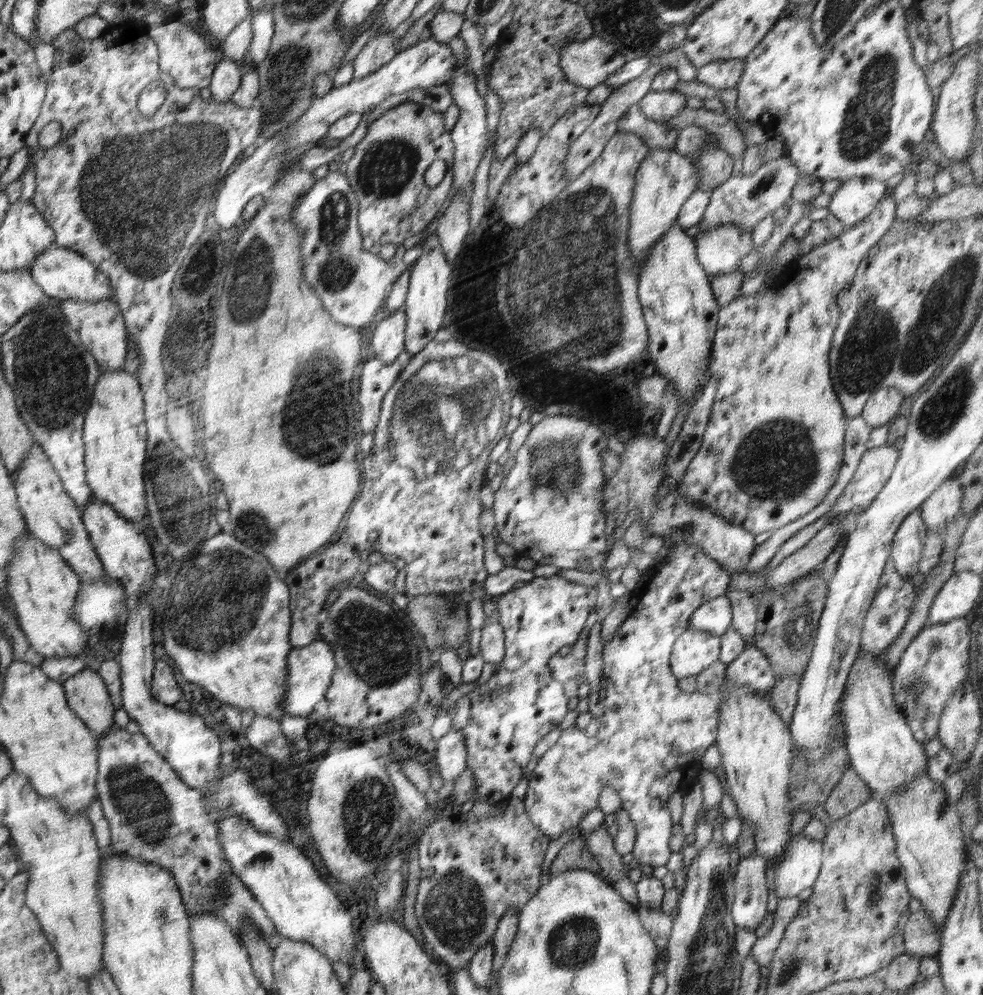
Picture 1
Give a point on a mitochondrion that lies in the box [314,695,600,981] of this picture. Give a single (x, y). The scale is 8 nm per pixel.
(454, 911)

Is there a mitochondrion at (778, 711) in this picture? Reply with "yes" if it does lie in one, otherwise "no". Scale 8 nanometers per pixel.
no

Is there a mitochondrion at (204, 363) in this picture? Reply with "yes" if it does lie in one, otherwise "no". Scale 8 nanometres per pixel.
no

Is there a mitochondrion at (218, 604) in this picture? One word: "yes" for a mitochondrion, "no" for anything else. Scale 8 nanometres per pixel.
yes

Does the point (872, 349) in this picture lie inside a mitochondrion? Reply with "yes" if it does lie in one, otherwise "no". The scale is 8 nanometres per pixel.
yes

